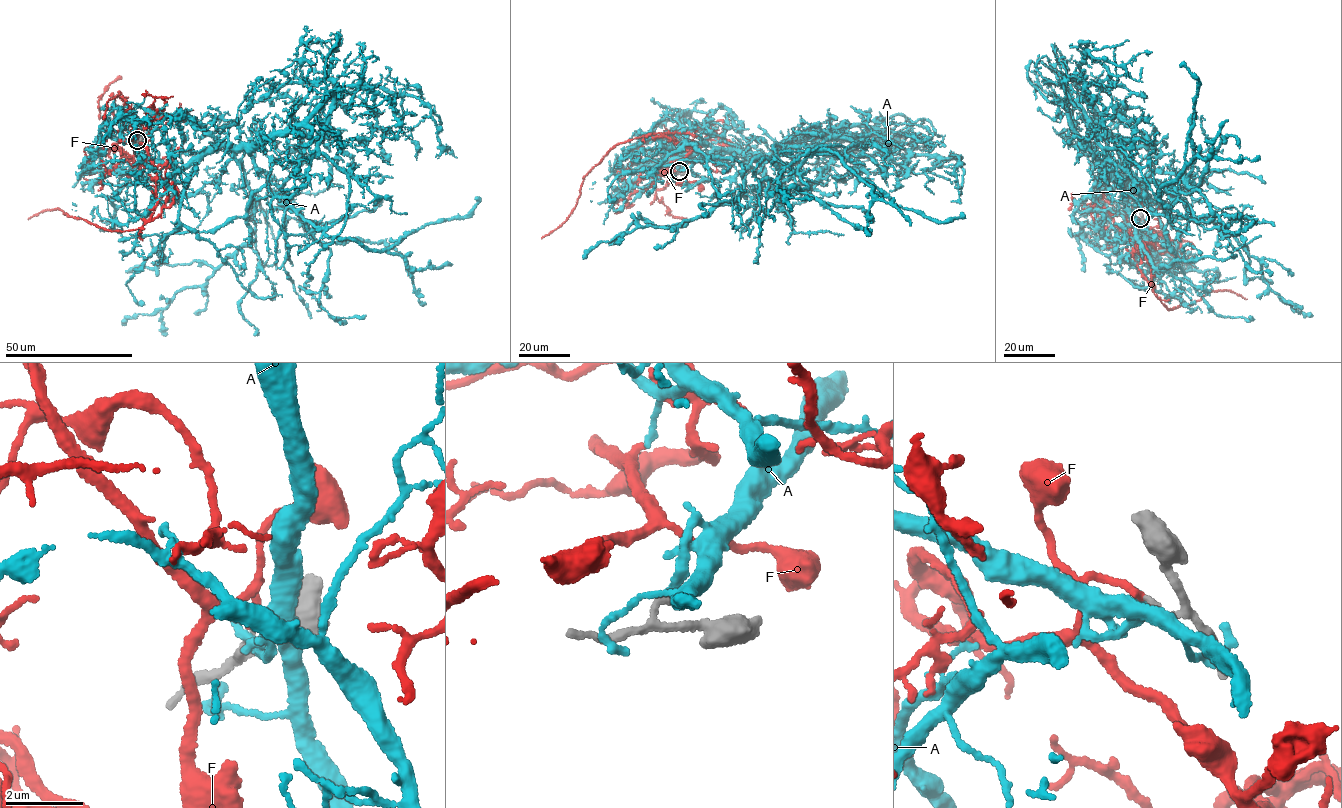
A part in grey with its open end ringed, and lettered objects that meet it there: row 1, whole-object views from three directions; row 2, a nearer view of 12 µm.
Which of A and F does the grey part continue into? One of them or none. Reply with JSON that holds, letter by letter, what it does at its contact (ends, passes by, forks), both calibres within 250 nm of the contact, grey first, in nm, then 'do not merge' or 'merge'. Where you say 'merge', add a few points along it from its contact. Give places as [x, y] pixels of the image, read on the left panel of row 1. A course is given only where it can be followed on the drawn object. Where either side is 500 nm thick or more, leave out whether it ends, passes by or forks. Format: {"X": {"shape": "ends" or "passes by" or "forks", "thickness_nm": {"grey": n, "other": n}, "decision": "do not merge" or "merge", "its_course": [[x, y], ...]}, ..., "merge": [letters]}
{"A": {"shape": "ends", "thickness_nm": {"grey": 140, "other": 280}, "decision": "do not merge"}, "F": {"shape": "ends", "thickness_nm": {"grey": 140, "other": 200}, "decision": "merge", "its_course": [[137, 140], [134, 162], [150, 161], [166, 188], [156, 217], [141, 227], [109, 231], [61, 209], [28, 219]]}, "merge": ["F"]}

